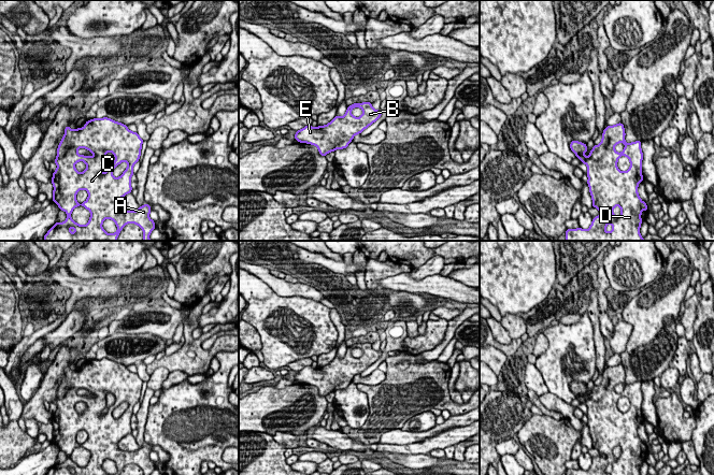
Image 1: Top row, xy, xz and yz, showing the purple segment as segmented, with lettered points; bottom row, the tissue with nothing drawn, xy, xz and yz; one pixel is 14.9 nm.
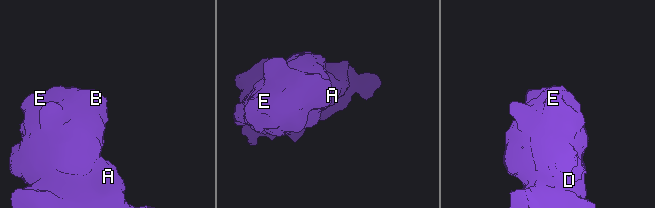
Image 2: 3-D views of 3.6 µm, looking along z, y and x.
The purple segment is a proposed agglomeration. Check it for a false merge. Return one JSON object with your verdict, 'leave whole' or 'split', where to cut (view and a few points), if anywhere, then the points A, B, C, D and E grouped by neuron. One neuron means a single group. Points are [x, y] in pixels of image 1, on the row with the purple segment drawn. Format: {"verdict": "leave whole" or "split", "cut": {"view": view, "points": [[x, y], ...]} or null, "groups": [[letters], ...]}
{"verdict": "leave whole", "cut": null, "groups": [["A", "B", "C", "D", "E"]]}

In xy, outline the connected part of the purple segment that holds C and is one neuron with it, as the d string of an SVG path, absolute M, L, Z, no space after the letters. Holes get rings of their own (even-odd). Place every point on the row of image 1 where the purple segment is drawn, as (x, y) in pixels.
M94 118L87 120L81 129L72 130L70 126L65 128L65 135L57 148L55 163L56 171L53 173L52 184L54 186L53 201L65 211L68 215L63 222L56 222L44 235L44 241L116 241L122 229L127 224L135 224L143 230L143 241L151 241L149 234L156 228L155 221L149 218L151 205L144 204L137 211L124 211L118 207L119 200L132 191L130 184L133 175L133 165L139 161L141 156L143 140L138 132L130 131L126 125L117 123L111 118ZM78 148L86 148L94 154L92 157L77 154ZM111 152L115 156L115 161L108 168L105 173L102 170L106 167L106 153ZM84 161L87 168L78 173L75 163ZM122 162L128 163L127 169L119 177L114 177L113 170ZM85 189L88 198L80 204L76 201L76 193ZM76 206L84 206L90 212L89 221L85 225L78 225L71 218L71 213ZM110 218L116 226L117 231L110 234L102 228L103 220Z

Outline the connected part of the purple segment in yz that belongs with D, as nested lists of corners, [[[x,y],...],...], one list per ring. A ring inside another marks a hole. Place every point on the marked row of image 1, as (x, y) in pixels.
[[[623,123],[608,126],[603,130],[600,144],[594,145],[588,157],[584,155],[588,150],[586,144],[579,141],[570,143],[570,148],[576,155],[576,158],[587,165],[587,184],[592,199],[592,207],[598,208],[600,215],[592,218],[592,222],[587,230],[582,228],[567,229],[566,241],[644,241],[640,234],[640,227],[643,221],[641,214],[643,210],[648,211],[648,208],[638,193],[638,186],[641,181],[644,181],[641,174],[642,142],[627,143],[625,135]],[[618,143],[625,144],[622,153],[617,153],[614,149]],[[620,156],[626,156],[630,161],[630,168],[626,172],[622,172],[617,168],[617,161]]]

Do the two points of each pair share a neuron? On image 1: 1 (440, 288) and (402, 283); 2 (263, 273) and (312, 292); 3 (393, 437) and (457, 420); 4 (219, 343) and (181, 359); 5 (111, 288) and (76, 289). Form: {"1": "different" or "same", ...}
{"1": "same", "2": "same", "3": "same", "4": "same", "5": "same"}

